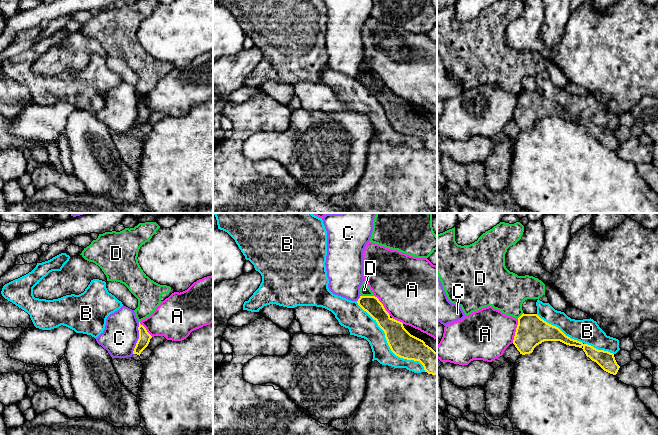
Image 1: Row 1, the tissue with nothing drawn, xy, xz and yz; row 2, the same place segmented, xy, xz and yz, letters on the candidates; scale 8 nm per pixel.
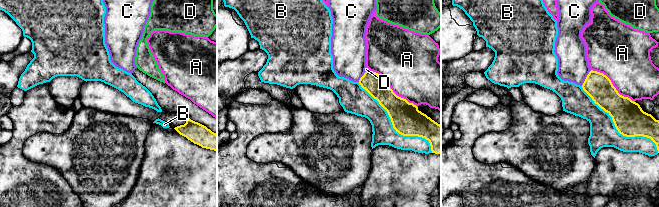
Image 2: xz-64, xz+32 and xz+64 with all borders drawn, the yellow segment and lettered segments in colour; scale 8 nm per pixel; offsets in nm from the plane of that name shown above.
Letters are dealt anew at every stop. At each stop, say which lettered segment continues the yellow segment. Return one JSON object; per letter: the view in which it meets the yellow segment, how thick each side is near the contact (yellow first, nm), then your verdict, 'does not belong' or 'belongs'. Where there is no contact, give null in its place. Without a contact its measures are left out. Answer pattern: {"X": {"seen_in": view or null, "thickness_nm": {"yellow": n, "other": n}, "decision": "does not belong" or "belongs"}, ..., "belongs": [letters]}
{"A": {"seen_in": "yz", "thickness_nm": {"yellow": 240, "other": 400}, "decision": "does not belong"}, "B": {"seen_in": "xz", "thickness_nm": {"yellow": 200, "other": 190}, "decision": "does not belong"}, "C": {"seen_in": "xy", "thickness_nm": {"yellow": 100, "other": 280}, "decision": "does not belong"}, "D": {"seen_in": "xz", "thickness_nm": {"yellow": 140, "other": 80}, "decision": "does not belong"}, "belongs": []}

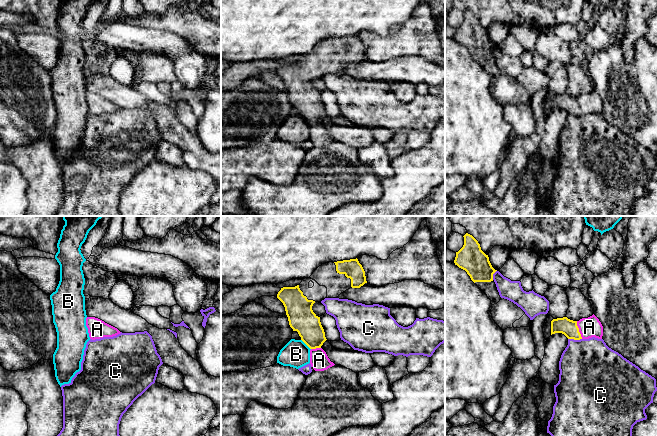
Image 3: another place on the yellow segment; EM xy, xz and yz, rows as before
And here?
{"A": {"seen_in": "yz", "thickness_nm": {"yellow": 140, "other": 160}, "decision": "belongs"}, "B": {"seen_in": "xz", "thickness_nm": {"yellow": 220, "other": 220}, "decision": "does not belong"}, "C": {"seen_in": "yz", "thickness_nm": {"yellow": 140, "other": 460}, "decision": "does not belong"}, "belongs": ["A"]}

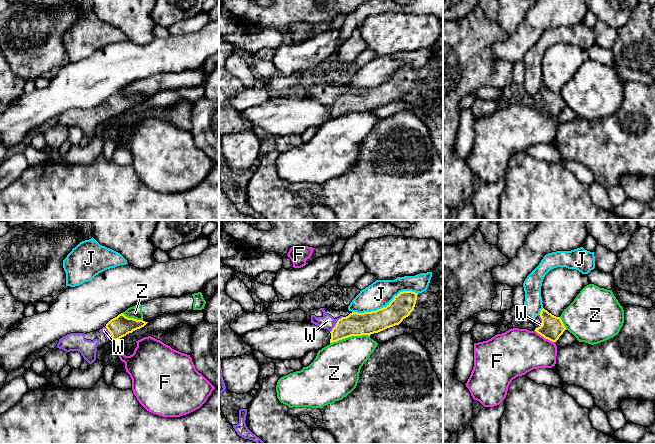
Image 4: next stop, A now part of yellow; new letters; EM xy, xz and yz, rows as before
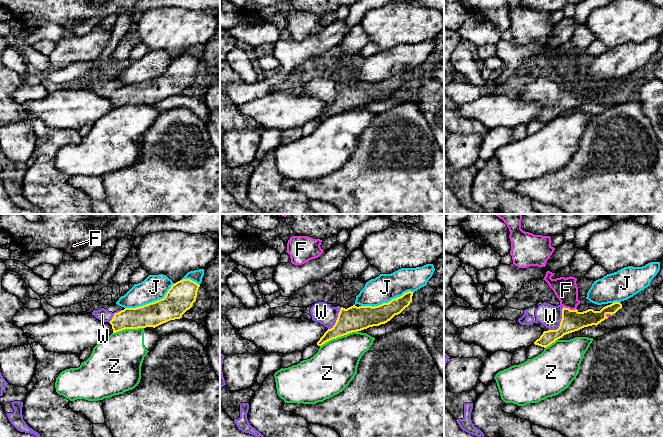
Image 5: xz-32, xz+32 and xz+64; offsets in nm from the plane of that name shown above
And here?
{"F": {"seen_in": "yz", "thickness_nm": {"yellow": 180, "other": 360}, "decision": "does not belong"}, "J": {"seen_in": "xz", "thickness_nm": {"yellow": 190, "other": 220}, "decision": "does not belong"}, "W": {"seen_in": "xz", "thickness_nm": {"yellow": 190, "other": 110}, "decision": "belongs"}, "Z": {"seen_in": "xz", "thickness_nm": {"yellow": 190, "other": 360}, "decision": "does not belong"}, "belongs": ["W"]}

